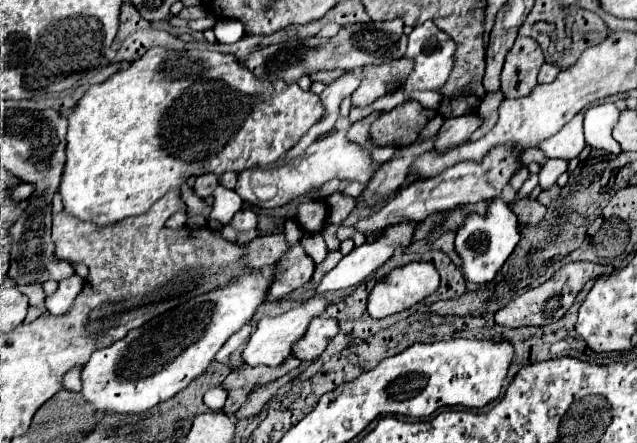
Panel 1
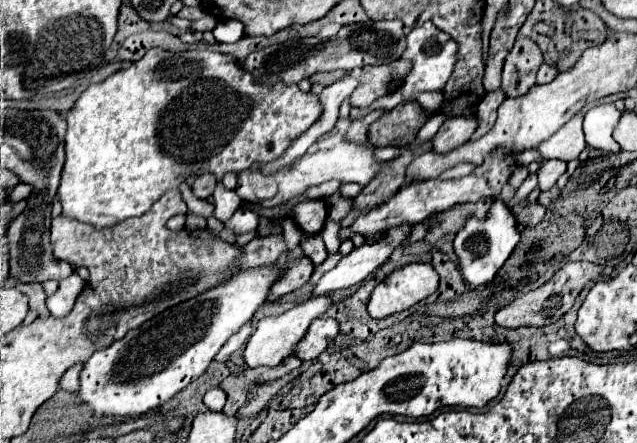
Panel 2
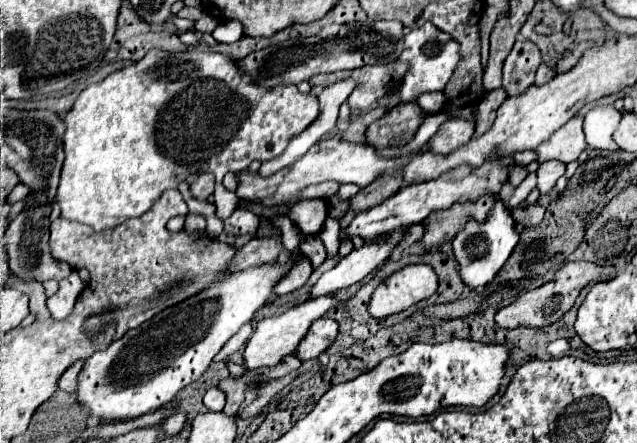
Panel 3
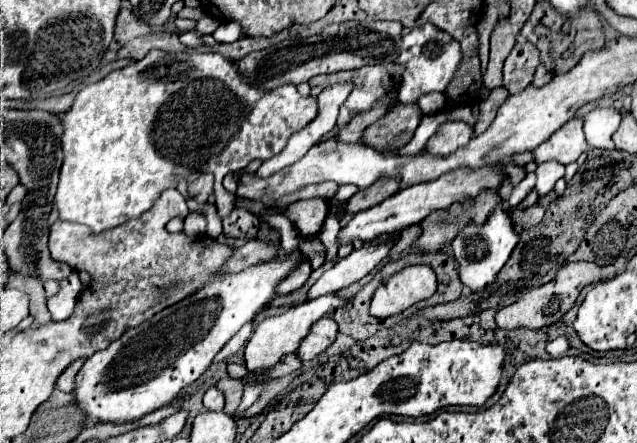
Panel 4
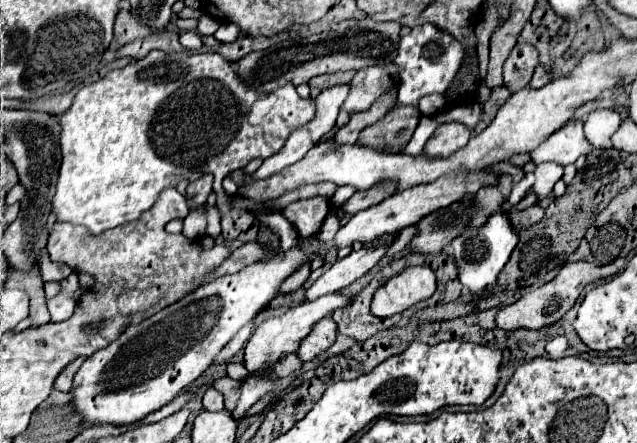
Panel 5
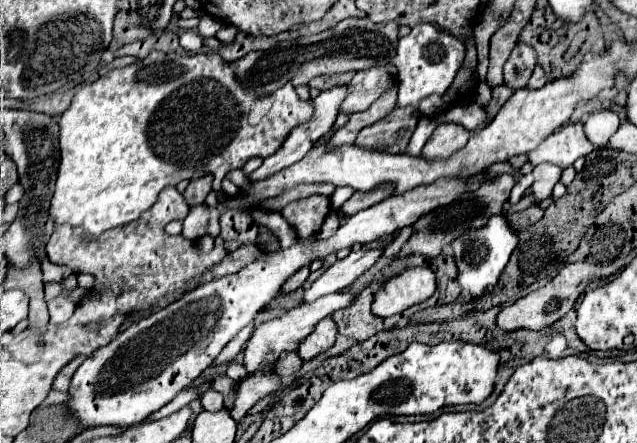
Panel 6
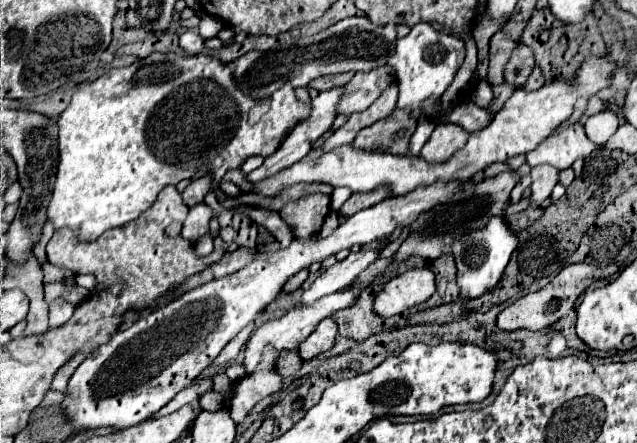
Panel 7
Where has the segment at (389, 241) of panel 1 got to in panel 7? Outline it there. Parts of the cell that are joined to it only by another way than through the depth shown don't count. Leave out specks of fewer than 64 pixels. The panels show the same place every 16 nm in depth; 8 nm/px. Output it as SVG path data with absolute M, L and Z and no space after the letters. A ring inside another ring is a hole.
M358 250L352 252L346 260L336 262L334 266L330 266L326 272L322 272L314 284L302 294L300 298L300 306L308 306L314 304L318 298L328 296L338 292L340 288L346 288L348 284L352 284L358 274L370 266L374 260L378 258L378 250Z

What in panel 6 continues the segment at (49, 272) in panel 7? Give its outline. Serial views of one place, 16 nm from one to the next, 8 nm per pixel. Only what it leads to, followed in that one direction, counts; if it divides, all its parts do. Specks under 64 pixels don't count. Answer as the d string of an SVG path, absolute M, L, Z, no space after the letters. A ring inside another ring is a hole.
M48 258L42 262L42 272L44 272L44 282L62 282L64 276L70 276L66 268L58 268L56 264L50 264Z

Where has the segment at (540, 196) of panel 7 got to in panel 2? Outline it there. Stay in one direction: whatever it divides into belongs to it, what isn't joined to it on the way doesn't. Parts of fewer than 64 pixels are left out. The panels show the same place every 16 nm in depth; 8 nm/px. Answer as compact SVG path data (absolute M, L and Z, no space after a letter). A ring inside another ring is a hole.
M548 160L544 164L540 164L540 170L538 170L538 188L540 192L548 192L556 180L566 172L566 164L562 160Z

